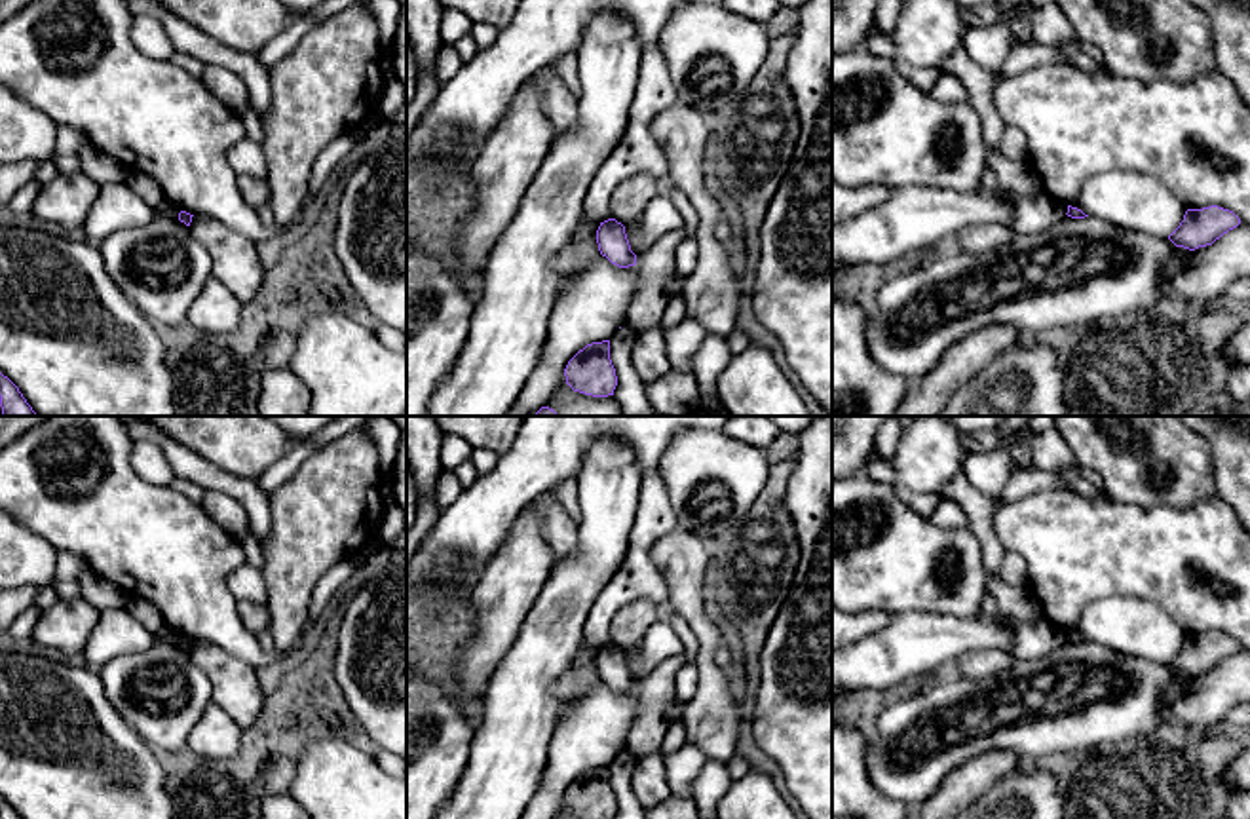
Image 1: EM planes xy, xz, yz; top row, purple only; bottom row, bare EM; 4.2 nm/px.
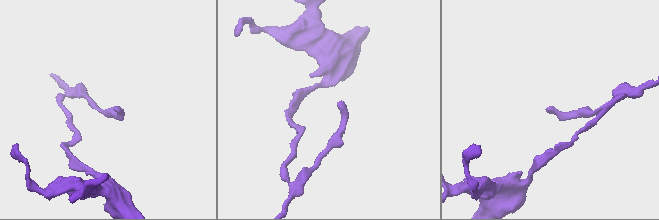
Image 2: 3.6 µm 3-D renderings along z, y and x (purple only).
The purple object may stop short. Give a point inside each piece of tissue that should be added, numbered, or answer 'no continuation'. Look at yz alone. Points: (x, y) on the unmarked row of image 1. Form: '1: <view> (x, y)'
no continuation

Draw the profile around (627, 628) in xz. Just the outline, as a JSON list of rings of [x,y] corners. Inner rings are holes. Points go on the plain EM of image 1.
[[[634,600],[617,610],[610,621],[612,644],[621,650],[634,650],[644,633],[663,618],[665,608],[650,600]]]

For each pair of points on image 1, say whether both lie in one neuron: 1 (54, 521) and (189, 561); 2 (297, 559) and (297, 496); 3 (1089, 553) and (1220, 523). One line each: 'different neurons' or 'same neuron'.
1: same neuron
2: same neuron
3: same neuron

